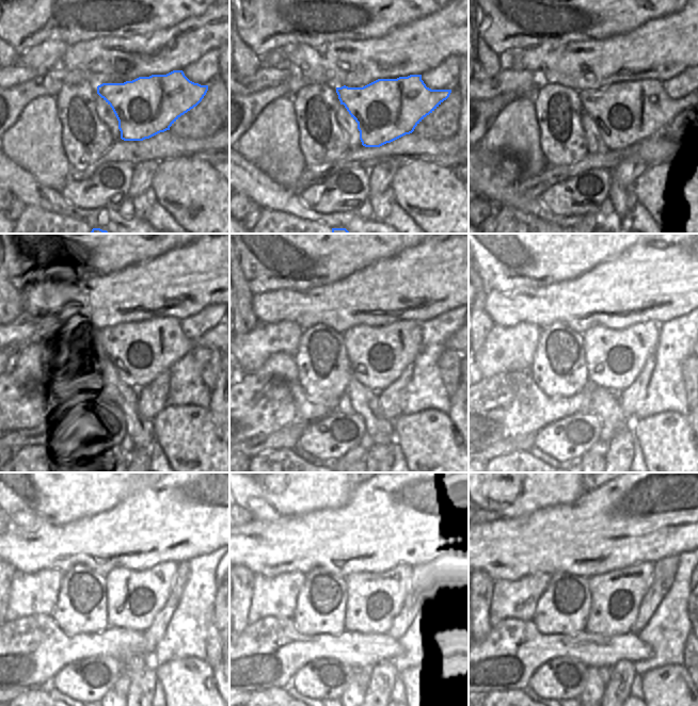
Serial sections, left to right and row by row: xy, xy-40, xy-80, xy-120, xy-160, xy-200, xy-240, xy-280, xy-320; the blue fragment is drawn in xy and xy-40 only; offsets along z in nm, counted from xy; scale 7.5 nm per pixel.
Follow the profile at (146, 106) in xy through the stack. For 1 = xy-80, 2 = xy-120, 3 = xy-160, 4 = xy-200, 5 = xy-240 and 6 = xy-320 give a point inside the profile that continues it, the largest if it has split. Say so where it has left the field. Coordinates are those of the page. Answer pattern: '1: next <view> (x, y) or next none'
1: next xy-80 (625, 113)
2: next xy-120 (141, 351)
3: next xy-160 (378, 355)
4: next xy-200 (614, 358)
5: next xy-240 (135, 598)
6: next xy-320 (616, 596)

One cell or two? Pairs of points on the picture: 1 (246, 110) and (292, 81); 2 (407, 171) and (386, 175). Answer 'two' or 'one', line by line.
1: one
2: two

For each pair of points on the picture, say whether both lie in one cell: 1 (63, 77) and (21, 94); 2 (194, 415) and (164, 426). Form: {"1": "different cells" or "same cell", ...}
{"1": "same cell", "2": "same cell"}

